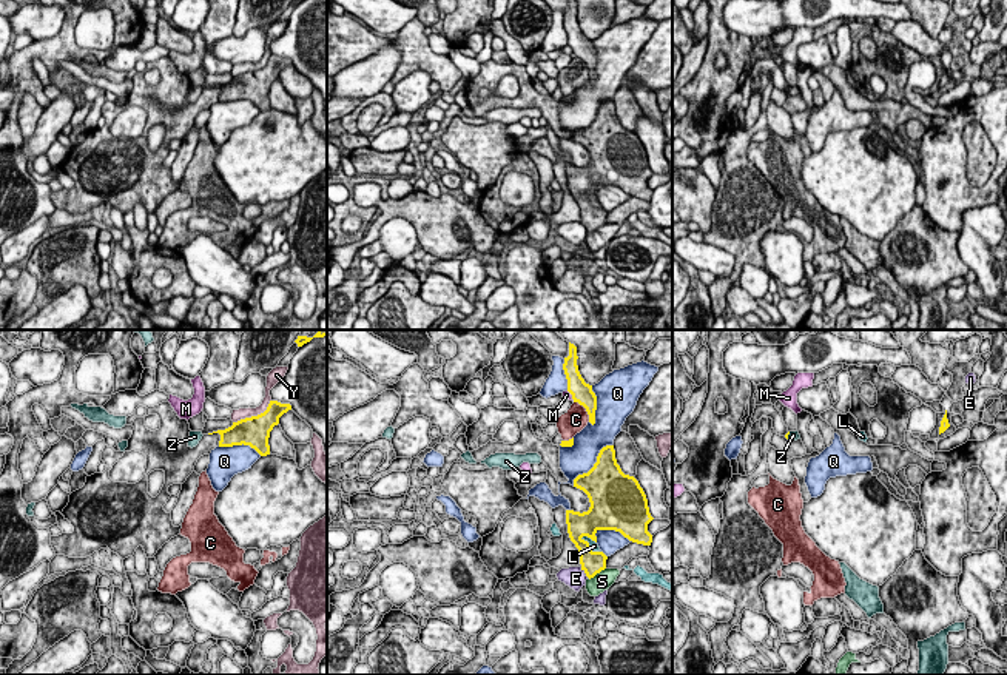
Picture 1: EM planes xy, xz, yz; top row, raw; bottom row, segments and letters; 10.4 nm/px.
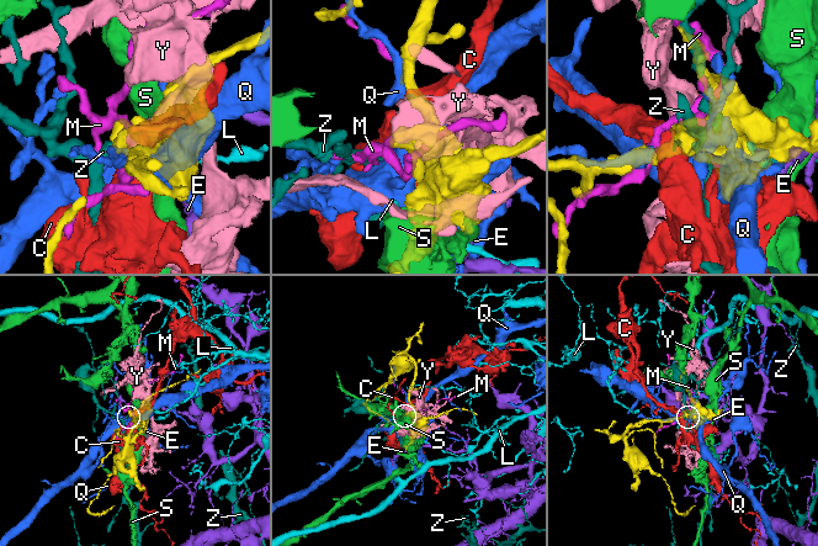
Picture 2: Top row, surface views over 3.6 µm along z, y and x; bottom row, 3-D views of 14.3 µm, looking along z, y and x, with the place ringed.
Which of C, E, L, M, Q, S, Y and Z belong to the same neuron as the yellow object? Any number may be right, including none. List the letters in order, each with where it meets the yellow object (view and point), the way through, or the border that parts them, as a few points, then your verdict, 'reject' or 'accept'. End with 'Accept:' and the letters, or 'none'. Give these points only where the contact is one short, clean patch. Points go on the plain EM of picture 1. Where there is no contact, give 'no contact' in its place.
C: xz (586, 65) | reject
E: xz (585, 227) | reject
L: xz (589, 202) | along xz (580, 193), (592, 205), (600, 207) | reject
M: xz (571, 48) | reject
Q: xz (594, 119) | reject
S: xz (596, 228) | reject
Y: xy (253, 71) | reject
Z: yz (788, 88) | along yz (790, 87), (787, 93) | reject
Accept: none

